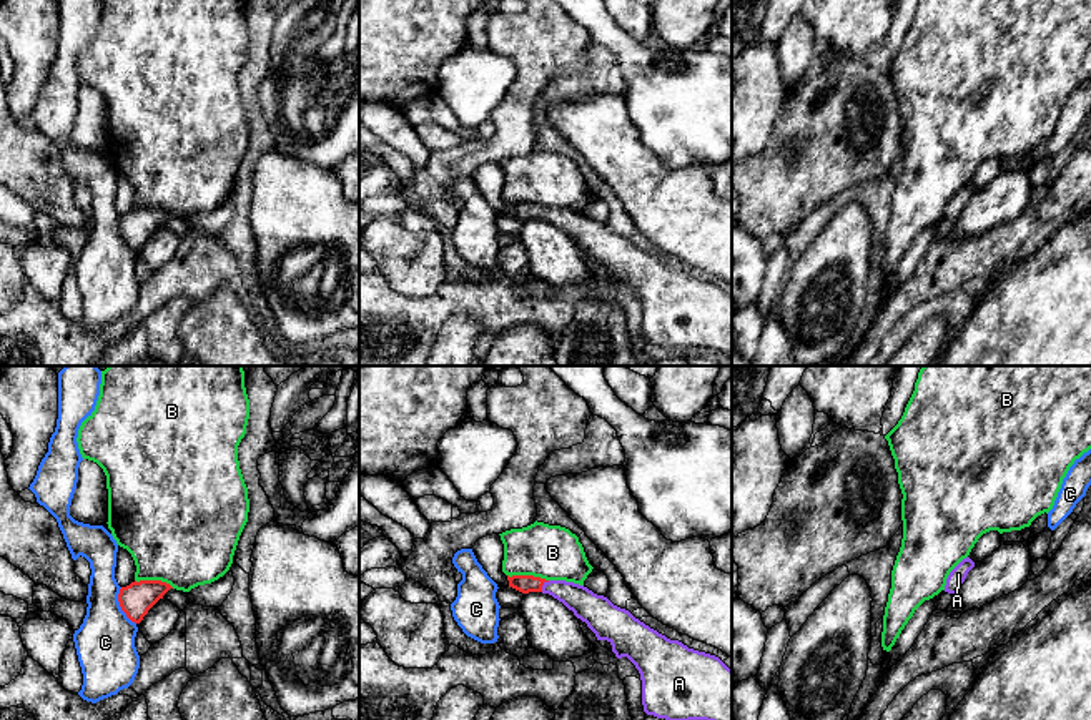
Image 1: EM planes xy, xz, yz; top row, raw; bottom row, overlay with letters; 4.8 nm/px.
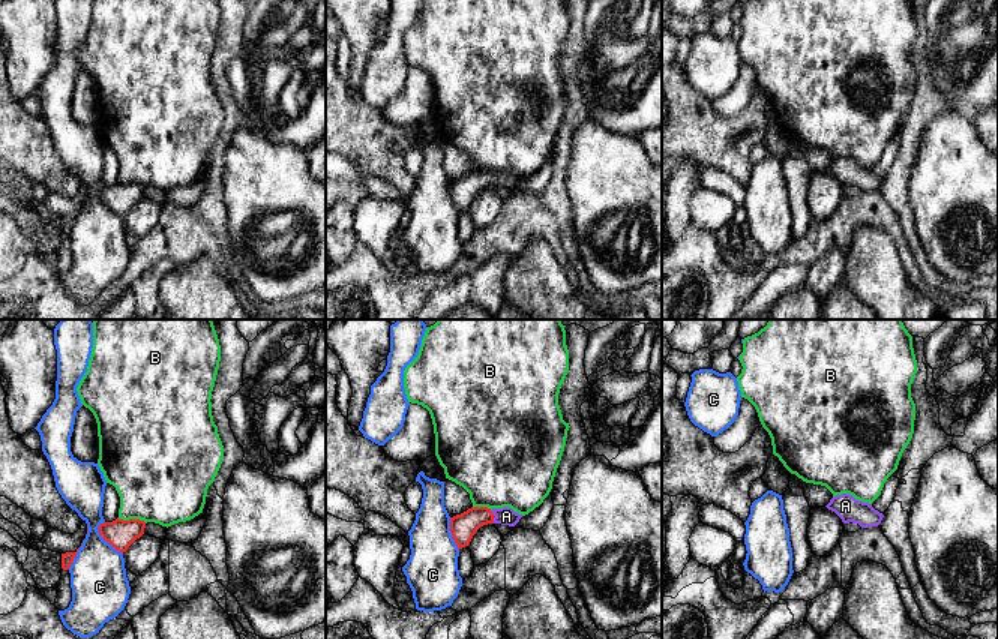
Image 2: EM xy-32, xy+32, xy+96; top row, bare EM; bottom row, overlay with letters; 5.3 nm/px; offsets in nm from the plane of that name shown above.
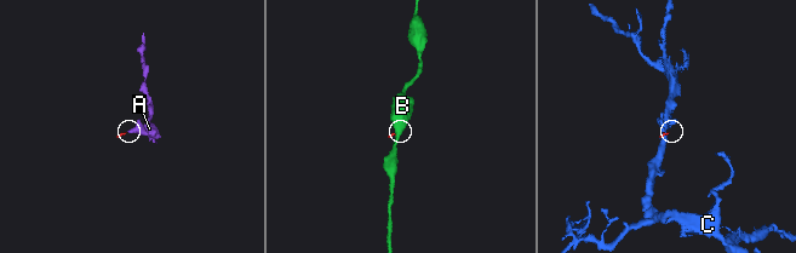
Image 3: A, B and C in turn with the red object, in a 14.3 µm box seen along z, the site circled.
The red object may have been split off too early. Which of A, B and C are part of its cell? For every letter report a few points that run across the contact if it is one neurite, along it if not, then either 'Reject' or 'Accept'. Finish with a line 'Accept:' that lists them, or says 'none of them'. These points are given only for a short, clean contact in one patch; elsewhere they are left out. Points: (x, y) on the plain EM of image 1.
A: Line: xz (524, 212), (543, 212), (561, 216), (586, 233). Accept
B: Line: xz (508, 202), (539, 203), (547, 208). Reject
C: Line: xy (120, 215), (118, 233), (135, 251). Reject
Accept: A

